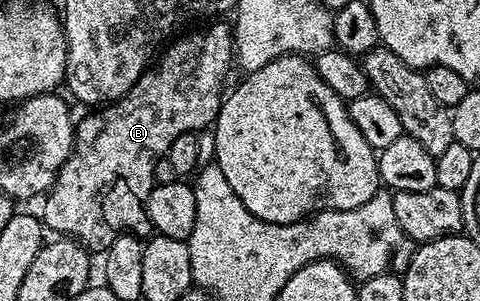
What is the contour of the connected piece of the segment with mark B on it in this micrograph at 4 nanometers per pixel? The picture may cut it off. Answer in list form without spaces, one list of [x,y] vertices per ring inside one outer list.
[[[228,26],[213,27],[206,35],[189,35],[180,39],[170,42],[160,52],[156,62],[142,73],[139,81],[122,99],[94,110],[89,113],[93,115],[86,119],[76,120],[73,153],[59,169],[57,179],[44,196],[45,204],[39,210],[39,218],[50,232],[57,231],[53,233],[76,239],[93,253],[104,252],[121,234],[131,232],[139,237],[154,234],[145,203],[155,186],[157,164],[168,156],[175,137],[201,133],[216,124],[227,91],[225,82],[229,79],[229,70],[235,67],[233,36]]]

